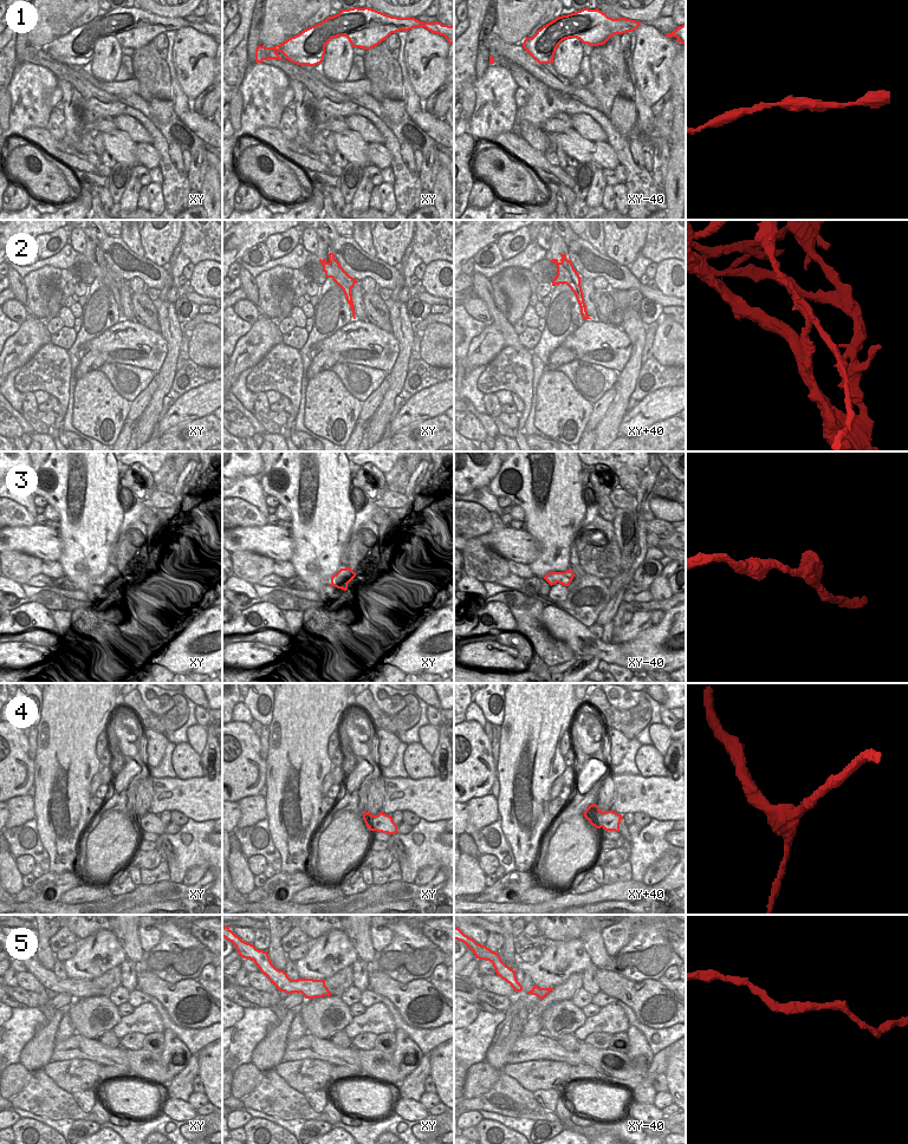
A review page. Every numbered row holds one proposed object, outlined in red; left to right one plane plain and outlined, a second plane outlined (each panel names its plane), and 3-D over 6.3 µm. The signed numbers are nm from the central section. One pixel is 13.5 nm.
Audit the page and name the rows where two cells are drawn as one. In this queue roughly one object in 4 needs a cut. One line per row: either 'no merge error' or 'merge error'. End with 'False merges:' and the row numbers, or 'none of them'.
1: no merge error
2: merge error
3: no merge error
4: no merge error
5: no merge error
False merges: 2

